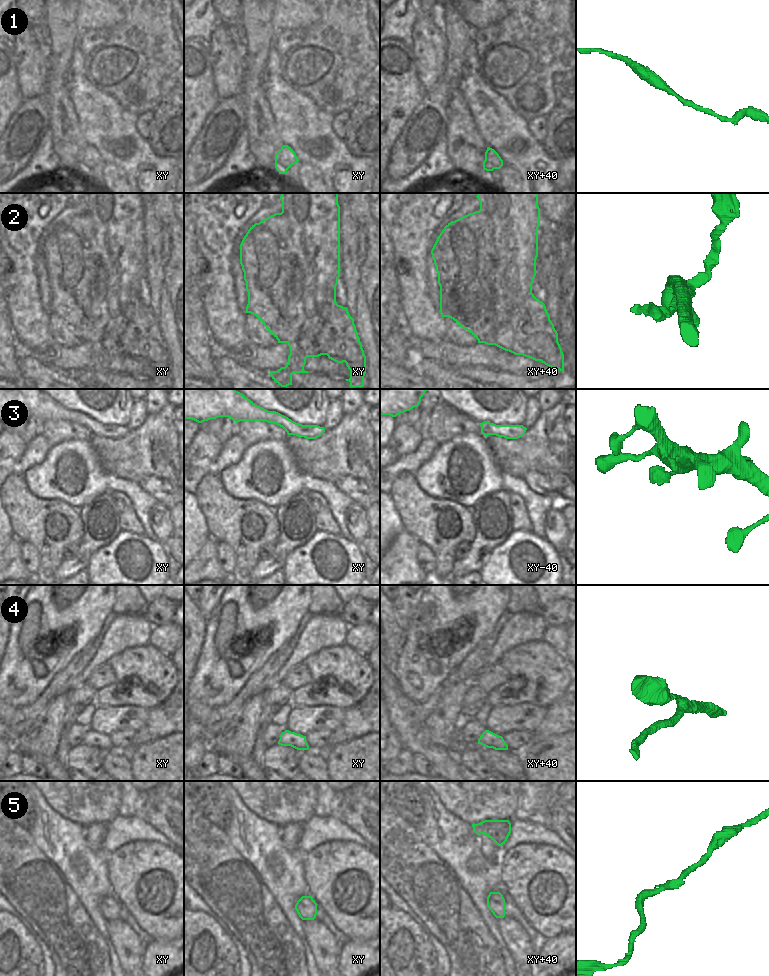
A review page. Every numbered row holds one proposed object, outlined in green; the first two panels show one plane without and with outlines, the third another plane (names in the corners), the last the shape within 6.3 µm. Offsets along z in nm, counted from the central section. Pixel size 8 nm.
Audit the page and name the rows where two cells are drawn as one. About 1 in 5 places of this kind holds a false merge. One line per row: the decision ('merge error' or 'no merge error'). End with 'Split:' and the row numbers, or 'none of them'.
1: no merge error
2: merge error
3: no merge error
4: no merge error
5: no merge error
Split: 2

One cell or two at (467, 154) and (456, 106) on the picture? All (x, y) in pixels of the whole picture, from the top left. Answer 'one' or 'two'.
one

